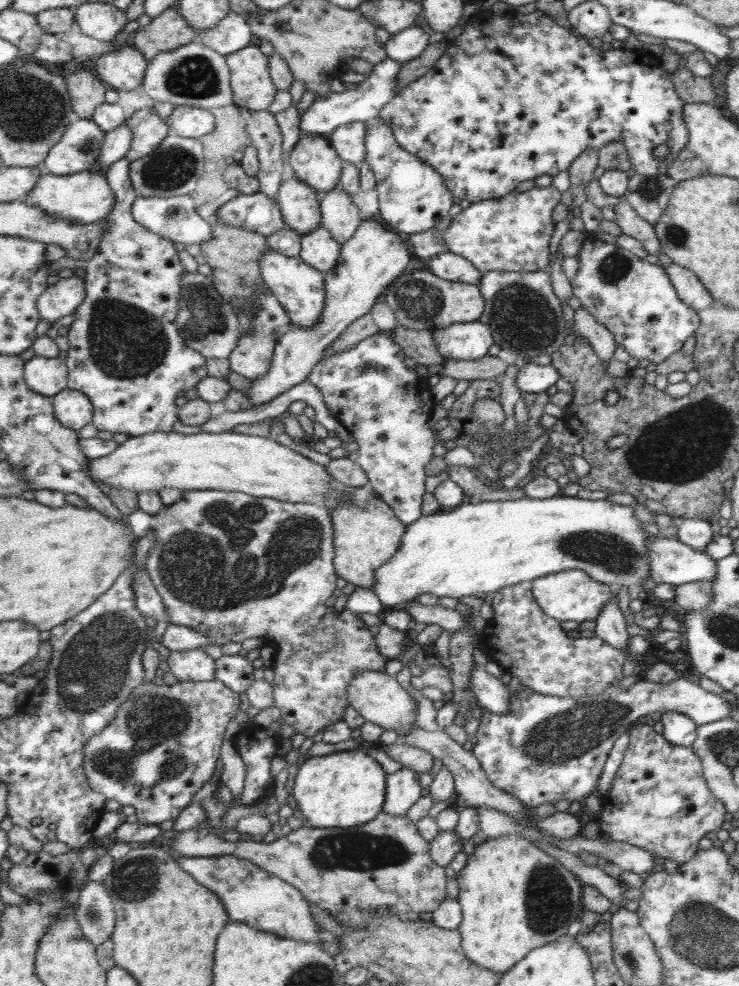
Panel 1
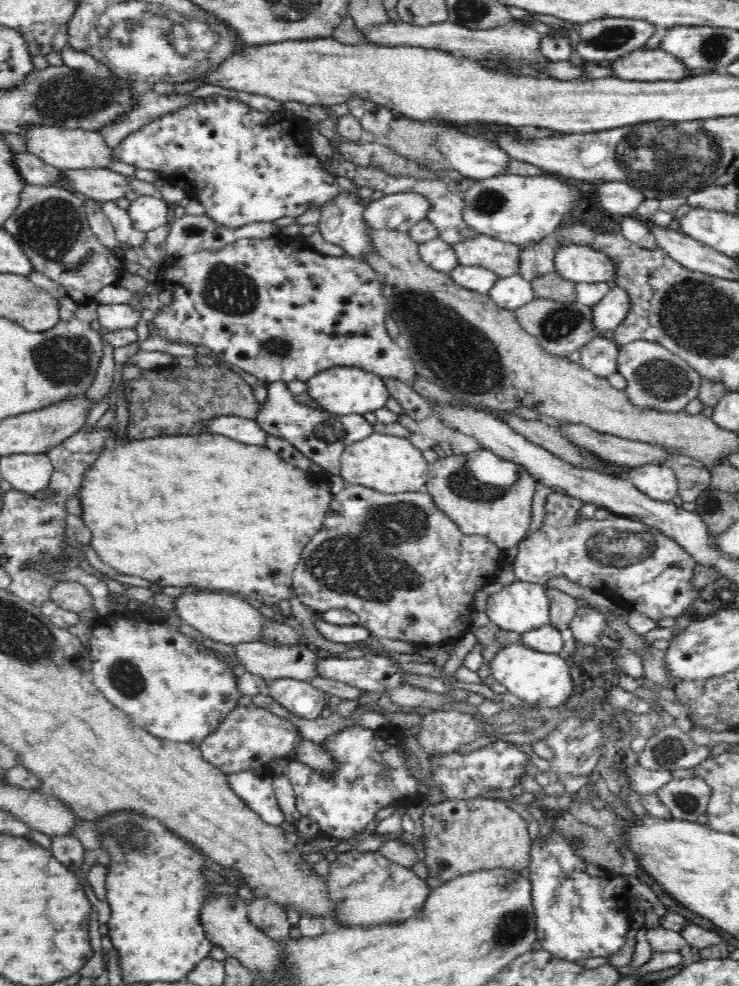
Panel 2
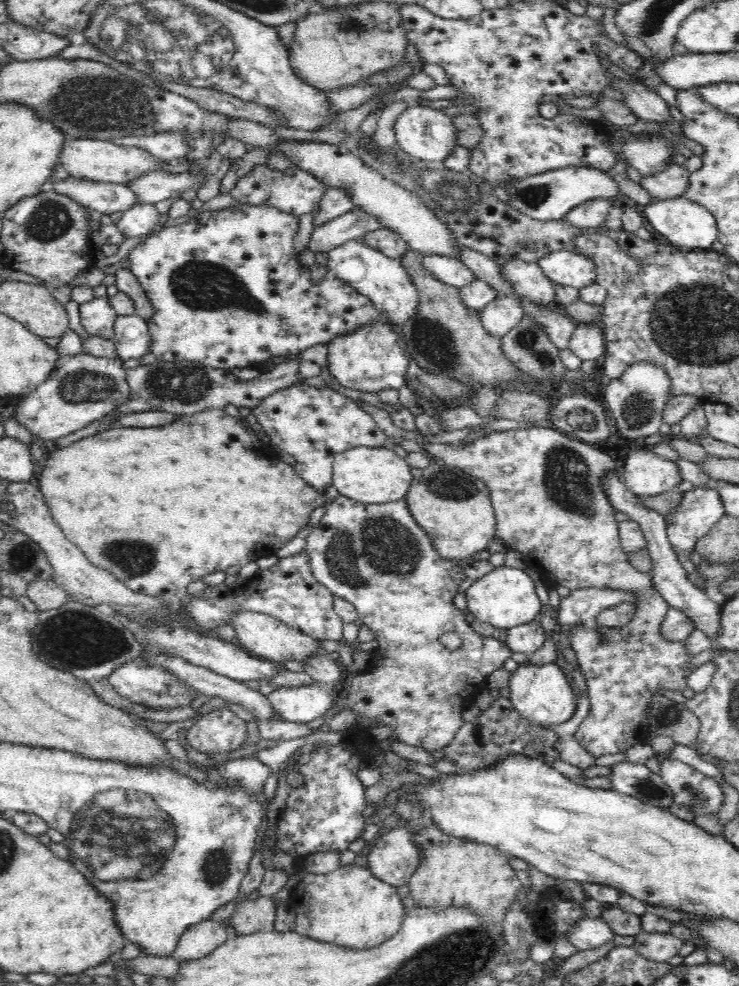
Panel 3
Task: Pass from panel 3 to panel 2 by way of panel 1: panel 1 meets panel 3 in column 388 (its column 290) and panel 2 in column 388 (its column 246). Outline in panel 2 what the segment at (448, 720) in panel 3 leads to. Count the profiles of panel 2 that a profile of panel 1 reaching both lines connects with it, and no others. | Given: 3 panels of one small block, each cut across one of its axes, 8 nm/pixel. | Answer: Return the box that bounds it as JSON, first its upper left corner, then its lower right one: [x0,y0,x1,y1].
[293,485,508,647]

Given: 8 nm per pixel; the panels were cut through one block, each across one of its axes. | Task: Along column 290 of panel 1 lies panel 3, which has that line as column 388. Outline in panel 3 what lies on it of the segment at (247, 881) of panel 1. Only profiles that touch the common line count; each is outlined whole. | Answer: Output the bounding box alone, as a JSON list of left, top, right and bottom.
[287,863,406,950]

